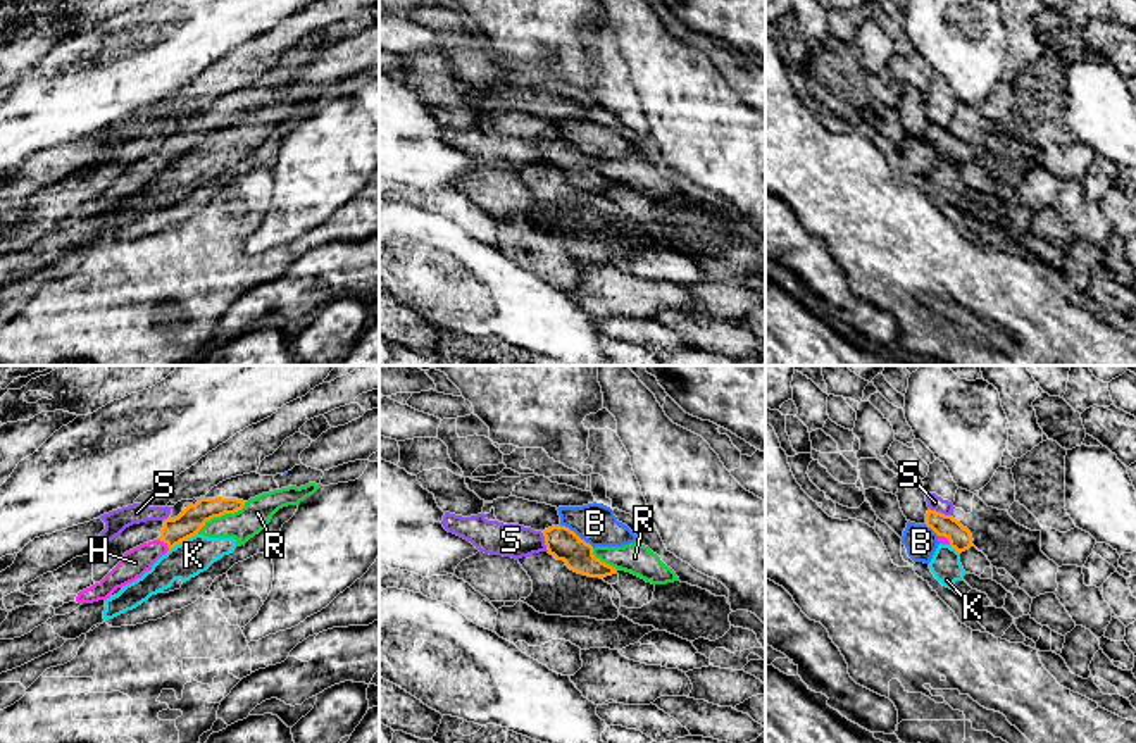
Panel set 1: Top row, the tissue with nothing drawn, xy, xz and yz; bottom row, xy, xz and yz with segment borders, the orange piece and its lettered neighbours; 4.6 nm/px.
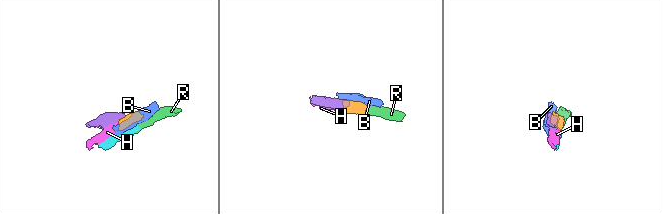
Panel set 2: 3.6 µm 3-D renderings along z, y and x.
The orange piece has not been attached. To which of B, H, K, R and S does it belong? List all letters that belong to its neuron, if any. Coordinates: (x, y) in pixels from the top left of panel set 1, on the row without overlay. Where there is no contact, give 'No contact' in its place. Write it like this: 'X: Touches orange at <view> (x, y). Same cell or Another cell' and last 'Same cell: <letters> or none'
B: Touches orange at xz (576, 149). Another cell
H: Touches orange at xy (164, 156). Same cell
K: Touches orange at xy (183, 154). Another cell
R: Touches orange at xy (221, 128). Another cell
S: Touches orange at yz (940, 126). Another cell
Same cell: H

